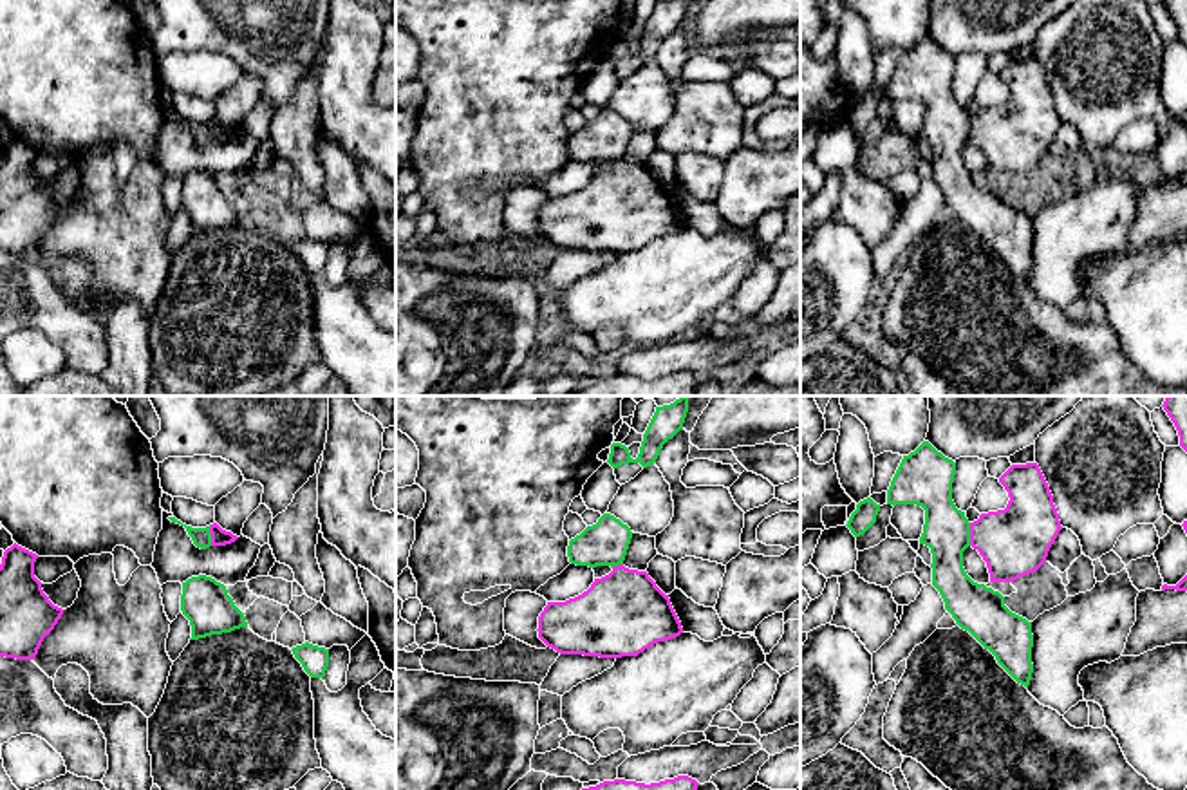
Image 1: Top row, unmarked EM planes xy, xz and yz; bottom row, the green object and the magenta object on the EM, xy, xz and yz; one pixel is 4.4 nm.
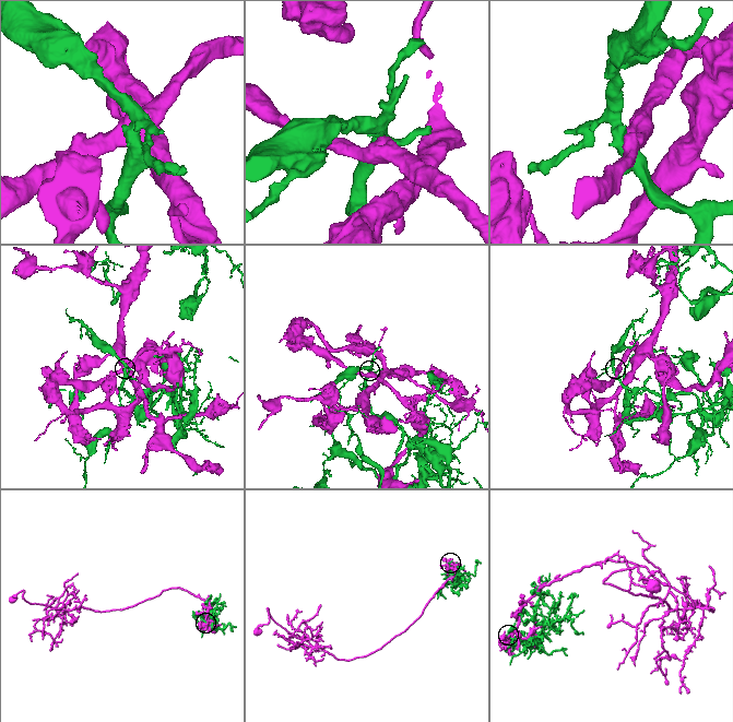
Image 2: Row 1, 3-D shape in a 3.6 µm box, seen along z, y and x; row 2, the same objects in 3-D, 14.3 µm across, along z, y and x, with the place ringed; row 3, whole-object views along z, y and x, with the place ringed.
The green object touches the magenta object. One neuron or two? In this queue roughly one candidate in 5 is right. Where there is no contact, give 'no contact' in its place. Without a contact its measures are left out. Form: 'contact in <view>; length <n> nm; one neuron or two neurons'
contact in yz; length 100 nm; two neurons

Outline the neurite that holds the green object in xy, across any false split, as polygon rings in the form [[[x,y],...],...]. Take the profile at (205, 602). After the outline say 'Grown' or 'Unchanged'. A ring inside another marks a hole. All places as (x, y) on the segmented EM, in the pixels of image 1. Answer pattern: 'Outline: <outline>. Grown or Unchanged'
Outline: [[[206,575],[182,582],[181,611],[192,625],[190,640],[248,627],[226,586]]]. Unchanged

